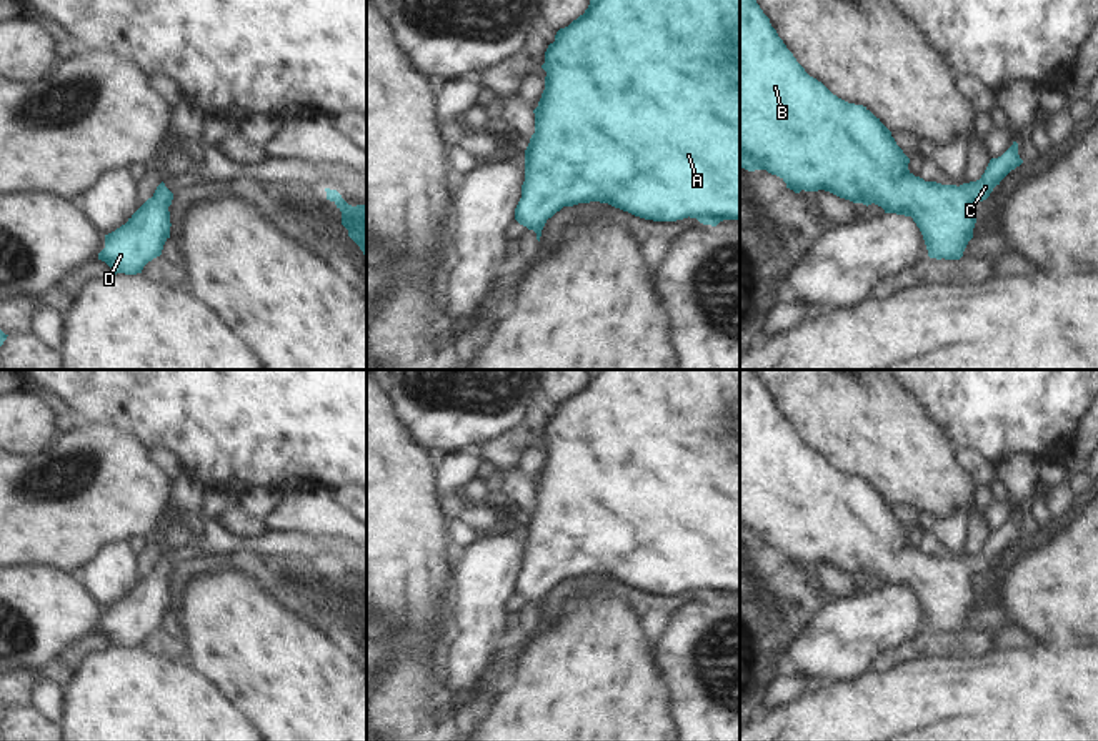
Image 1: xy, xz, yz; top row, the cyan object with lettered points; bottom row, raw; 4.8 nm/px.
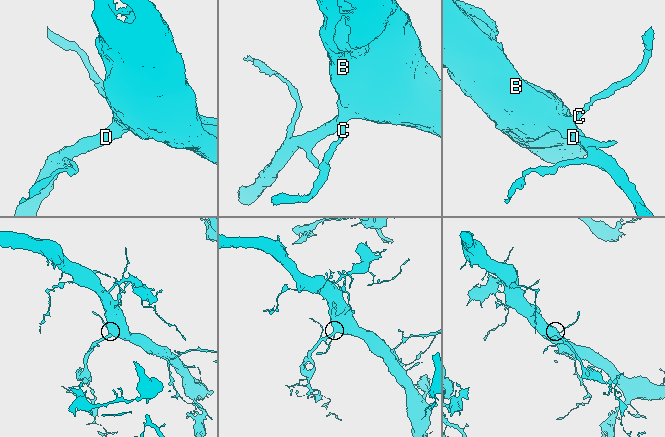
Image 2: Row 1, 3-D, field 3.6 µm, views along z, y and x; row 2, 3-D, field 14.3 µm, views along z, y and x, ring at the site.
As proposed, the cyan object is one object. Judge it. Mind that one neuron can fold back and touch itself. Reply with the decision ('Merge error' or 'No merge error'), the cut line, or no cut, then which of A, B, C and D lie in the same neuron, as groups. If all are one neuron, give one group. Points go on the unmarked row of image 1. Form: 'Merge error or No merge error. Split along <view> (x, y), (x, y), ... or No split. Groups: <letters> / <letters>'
No merge error. No split. Groups: A B C D

